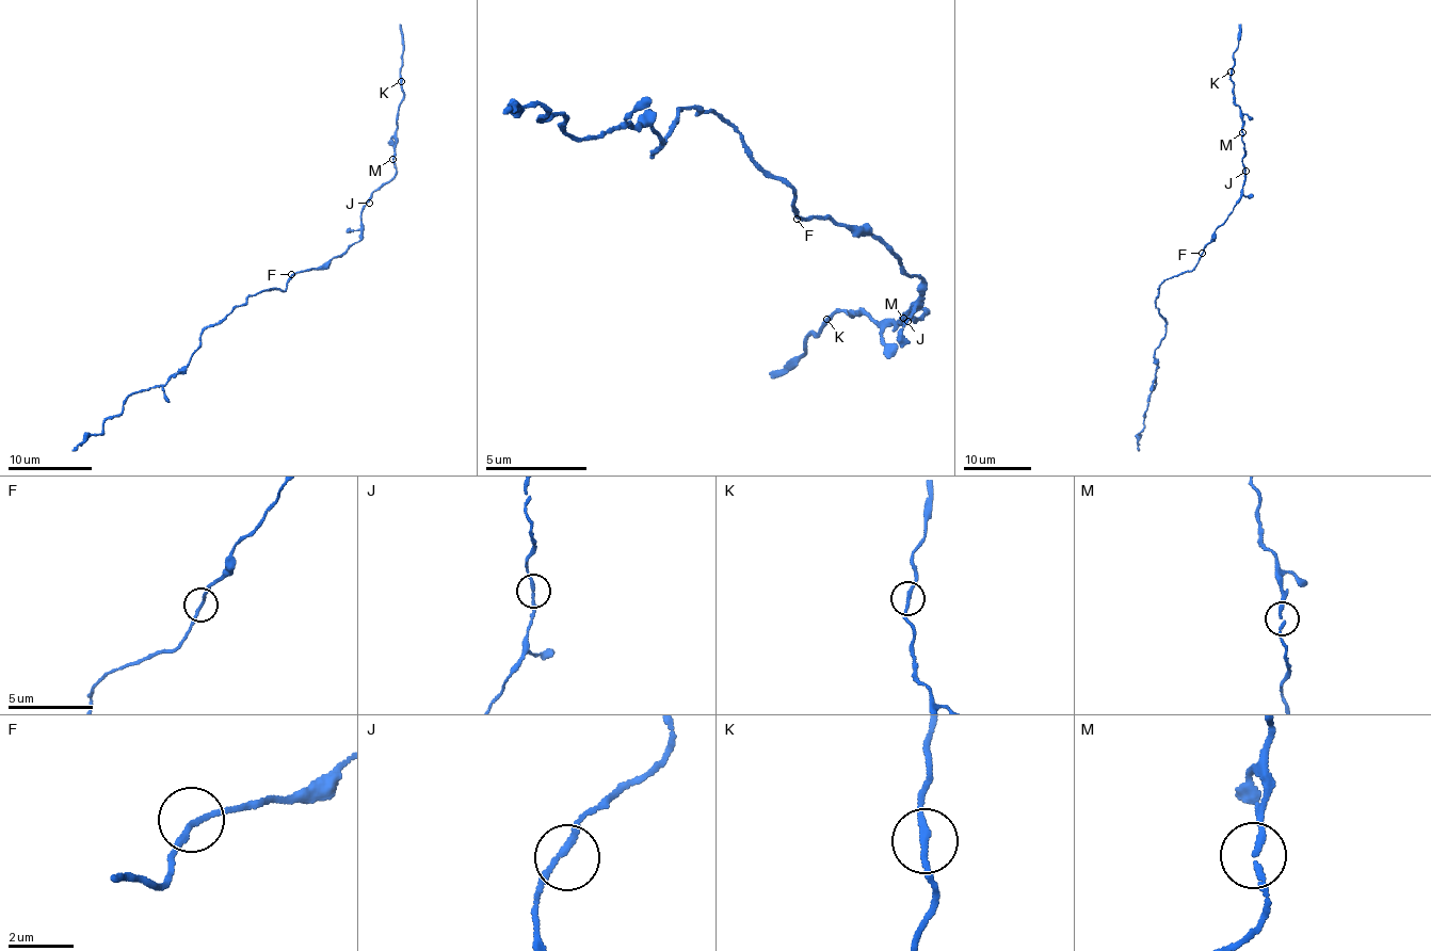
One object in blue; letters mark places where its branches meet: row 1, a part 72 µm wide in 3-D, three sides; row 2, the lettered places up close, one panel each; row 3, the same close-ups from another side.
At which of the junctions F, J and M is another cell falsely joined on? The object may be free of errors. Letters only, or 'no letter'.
no letter

